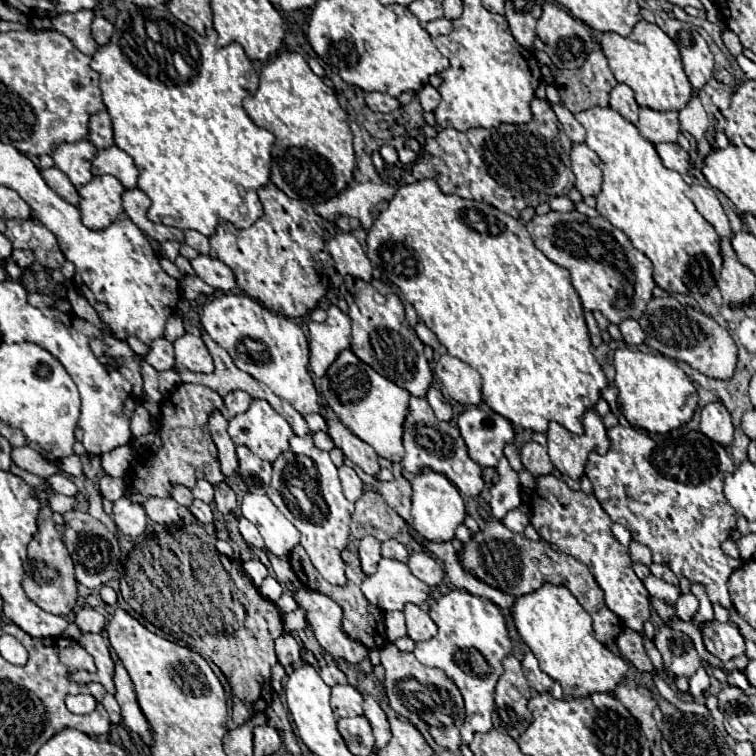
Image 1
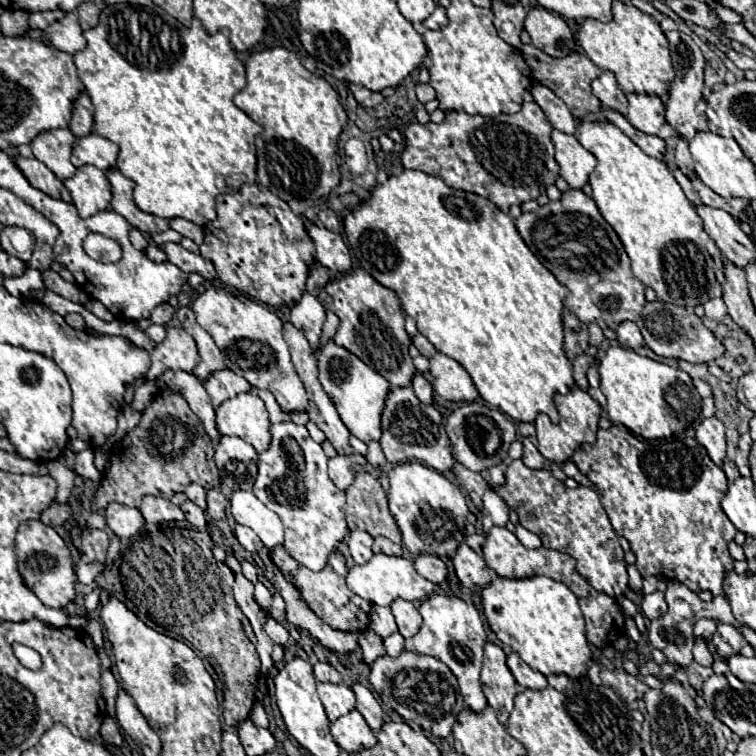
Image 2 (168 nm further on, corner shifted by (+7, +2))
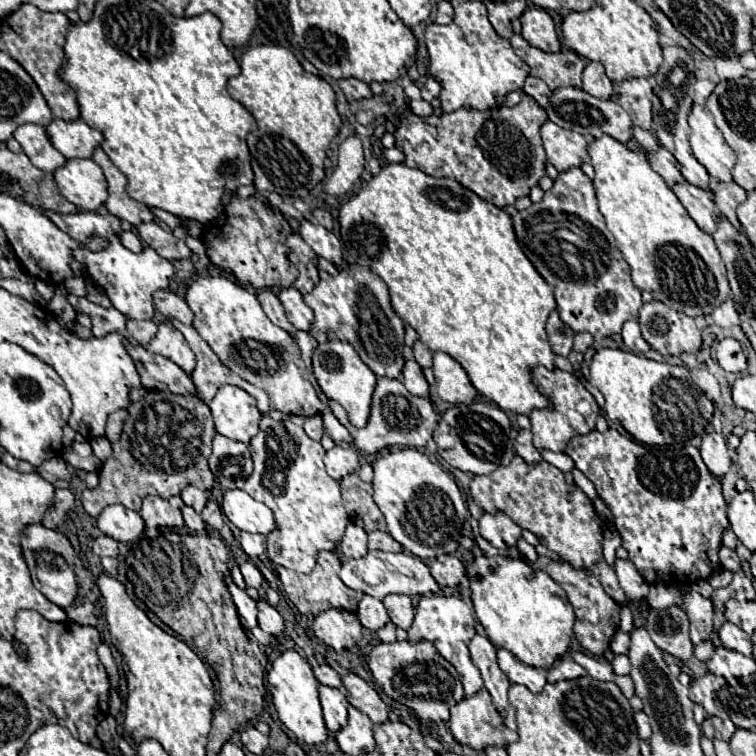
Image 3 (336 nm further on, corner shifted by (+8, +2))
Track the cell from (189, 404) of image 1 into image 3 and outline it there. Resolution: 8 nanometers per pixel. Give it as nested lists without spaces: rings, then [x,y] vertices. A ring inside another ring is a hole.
[[[147,390],[139,402],[129,404],[129,416],[123,424],[123,434],[117,444],[113,444],[113,456],[103,464],[99,470],[99,486],[93,490],[83,490],[81,504],[85,512],[97,518],[105,506],[123,504],[135,512],[141,510],[141,500],[149,494],[161,496],[169,500],[171,496],[179,494],[185,486],[195,486],[201,490],[211,490],[213,474],[207,466],[207,458],[211,454],[211,440],[217,434],[209,406],[195,394],[171,394],[159,390]]]

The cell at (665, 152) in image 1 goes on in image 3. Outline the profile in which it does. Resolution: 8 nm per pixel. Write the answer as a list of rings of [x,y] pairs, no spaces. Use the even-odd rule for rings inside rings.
[[[557,88],[553,94],[551,94],[551,100],[549,100],[549,106],[545,108],[547,112],[547,118],[555,124],[559,124],[561,128],[567,128],[567,130],[573,130],[573,132],[579,132],[579,134],[591,134],[593,138],[599,138],[601,134],[607,134],[619,142],[627,142],[627,136],[633,136],[631,134],[631,128],[633,128],[633,122],[629,118],[629,114],[615,102],[611,100],[599,100],[583,90],[577,90],[577,88]]]

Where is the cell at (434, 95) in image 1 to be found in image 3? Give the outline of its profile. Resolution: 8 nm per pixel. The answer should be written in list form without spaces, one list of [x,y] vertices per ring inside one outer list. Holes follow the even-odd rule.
[[[427,76],[427,82],[425,82],[425,86],[421,88],[421,96],[423,96],[423,100],[431,102],[433,98],[439,96],[439,90],[441,90],[441,84],[439,84],[433,76]]]

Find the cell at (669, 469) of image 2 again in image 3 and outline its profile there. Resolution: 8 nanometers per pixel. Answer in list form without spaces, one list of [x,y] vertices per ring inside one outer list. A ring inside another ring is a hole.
[[[609,428],[605,432],[591,430],[585,436],[571,438],[565,452],[573,458],[575,468],[579,468],[595,484],[599,498],[613,514],[615,530],[621,534],[623,548],[629,552],[629,560],[635,564],[637,572],[647,584],[695,584],[699,580],[707,580],[721,568],[717,552],[721,546],[721,534],[729,526],[727,504],[721,494],[719,478],[707,472],[707,466],[703,464],[695,446],[689,442],[647,446]]]

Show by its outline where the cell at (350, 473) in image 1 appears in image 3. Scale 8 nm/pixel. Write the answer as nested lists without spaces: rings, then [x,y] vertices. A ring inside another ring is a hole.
[[[335,446],[325,454],[325,468],[327,474],[335,480],[341,480],[347,474],[353,474],[359,470],[359,456],[355,448],[341,448]]]

